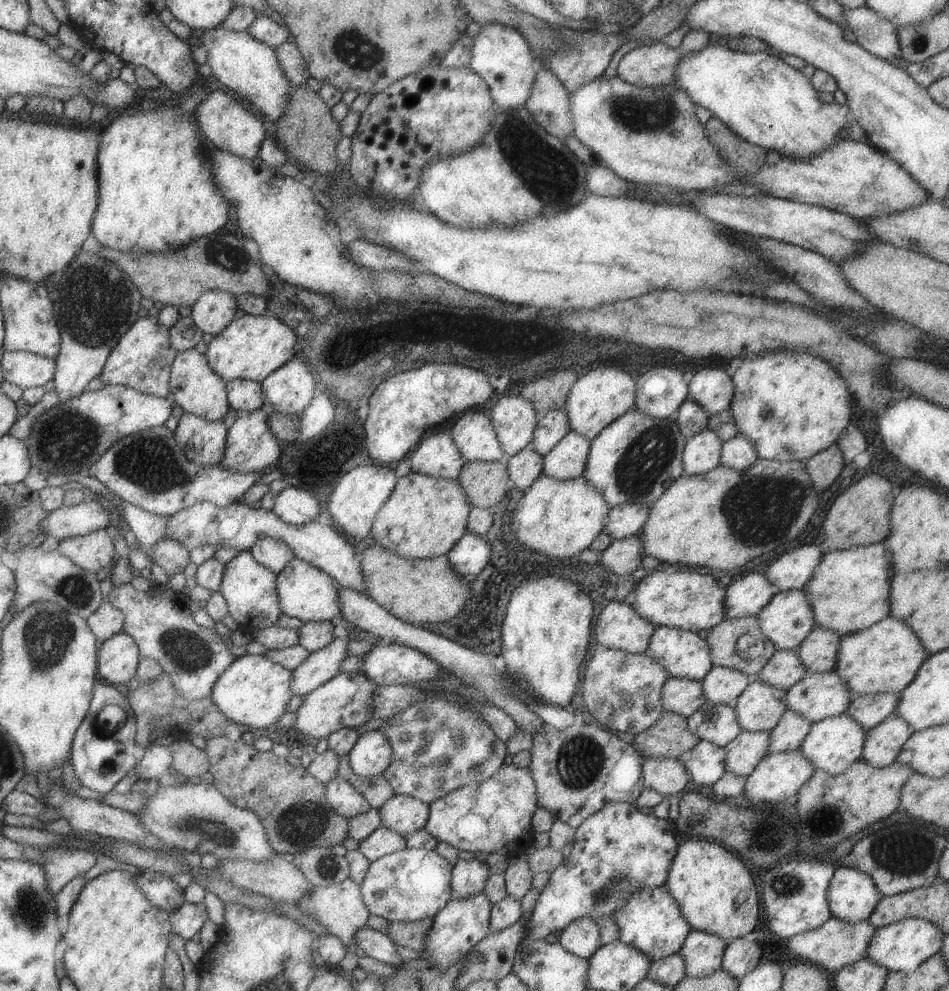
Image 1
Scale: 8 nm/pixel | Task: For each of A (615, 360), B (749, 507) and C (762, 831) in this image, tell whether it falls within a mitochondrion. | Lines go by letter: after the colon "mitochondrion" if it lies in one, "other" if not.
A: other
B: mitochondrion
C: other

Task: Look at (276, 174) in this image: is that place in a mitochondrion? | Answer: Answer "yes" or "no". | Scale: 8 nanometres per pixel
no

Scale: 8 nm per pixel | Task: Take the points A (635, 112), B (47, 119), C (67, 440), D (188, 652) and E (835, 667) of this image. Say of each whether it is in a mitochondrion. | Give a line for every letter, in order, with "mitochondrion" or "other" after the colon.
A: mitochondrion
B: other
C: mitochondrion
D: mitochondrion
E: other

